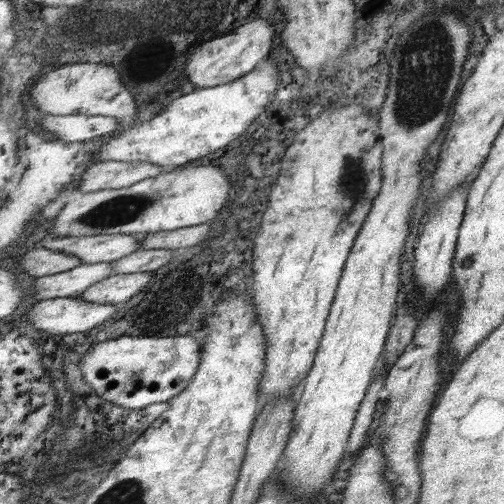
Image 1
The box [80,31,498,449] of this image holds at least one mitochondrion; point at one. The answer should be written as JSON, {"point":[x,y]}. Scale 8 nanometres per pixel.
{"point":[415,101]}

